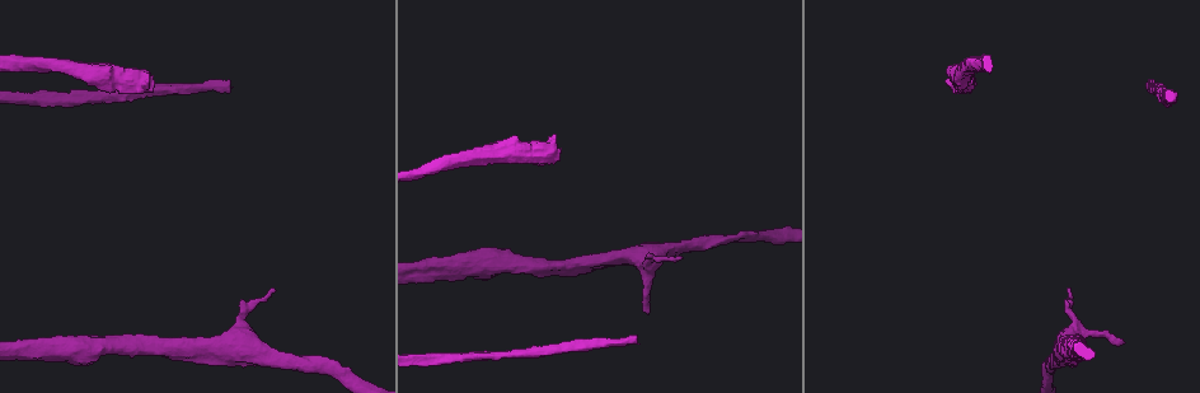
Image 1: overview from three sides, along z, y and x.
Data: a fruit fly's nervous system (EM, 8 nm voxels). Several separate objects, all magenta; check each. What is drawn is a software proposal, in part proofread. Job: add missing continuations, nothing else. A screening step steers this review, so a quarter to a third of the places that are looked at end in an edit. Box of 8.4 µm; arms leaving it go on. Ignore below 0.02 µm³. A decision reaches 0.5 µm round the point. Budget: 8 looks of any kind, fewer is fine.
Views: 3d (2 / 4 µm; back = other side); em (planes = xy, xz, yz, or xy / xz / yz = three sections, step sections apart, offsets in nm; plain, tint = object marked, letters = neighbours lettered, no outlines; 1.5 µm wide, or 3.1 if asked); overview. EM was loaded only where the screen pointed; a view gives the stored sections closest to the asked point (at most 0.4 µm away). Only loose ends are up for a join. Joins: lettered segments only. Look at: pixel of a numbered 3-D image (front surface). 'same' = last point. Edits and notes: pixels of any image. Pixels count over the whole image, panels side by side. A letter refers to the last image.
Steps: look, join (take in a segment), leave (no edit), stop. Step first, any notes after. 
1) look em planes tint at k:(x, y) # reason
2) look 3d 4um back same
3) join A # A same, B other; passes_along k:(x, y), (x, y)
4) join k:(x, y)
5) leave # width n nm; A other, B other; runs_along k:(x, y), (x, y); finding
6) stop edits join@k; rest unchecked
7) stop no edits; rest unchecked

look em planes letters at 1:(1122, 341) # free end

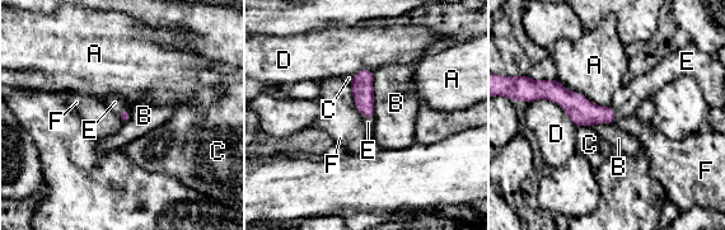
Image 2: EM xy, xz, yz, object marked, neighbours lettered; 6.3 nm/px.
join E # longest_contact A 400 nm; A other, B other, C other, D other, E same, F other; it goes on there

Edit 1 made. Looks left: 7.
look overview

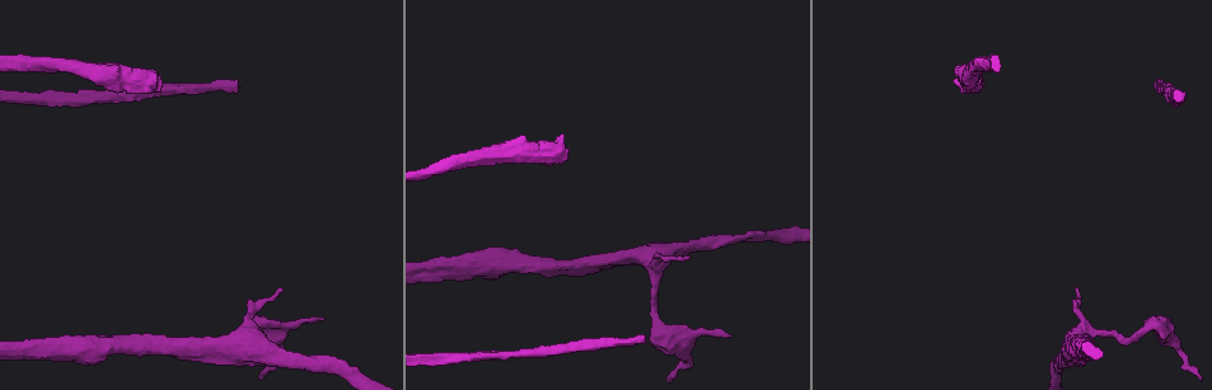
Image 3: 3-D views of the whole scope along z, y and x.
look 3d 4um at 3:(322, 318)

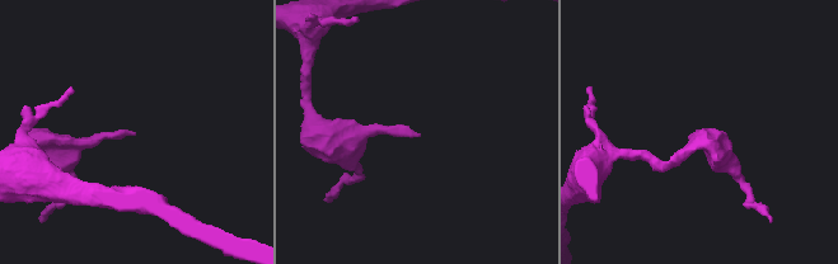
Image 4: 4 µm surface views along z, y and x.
look em planes letters at 4:(134, 133)

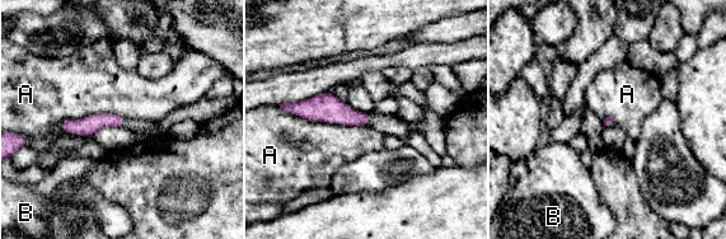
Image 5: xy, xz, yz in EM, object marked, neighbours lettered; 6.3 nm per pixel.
leave # longest_contact A 440 nm; A other, B other; no lettered segment goes on from it

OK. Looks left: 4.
look em planes letters at 3:(640, 342) # end of a long branch

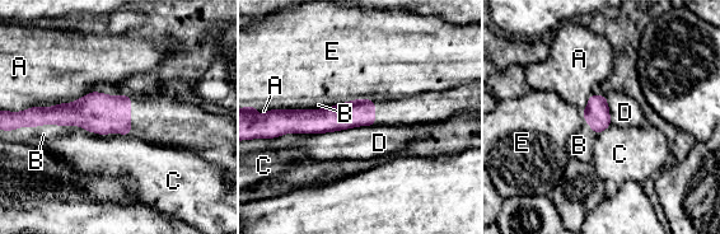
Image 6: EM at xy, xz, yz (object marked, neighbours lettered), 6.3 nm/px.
join B # width 160 nm; A other, B same, C other, D other, E other; passes_along 6:(96, 112), (59, 125), (43, 134); the cell continues

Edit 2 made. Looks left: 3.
stop edits join@2, join@6; rest unchecked

